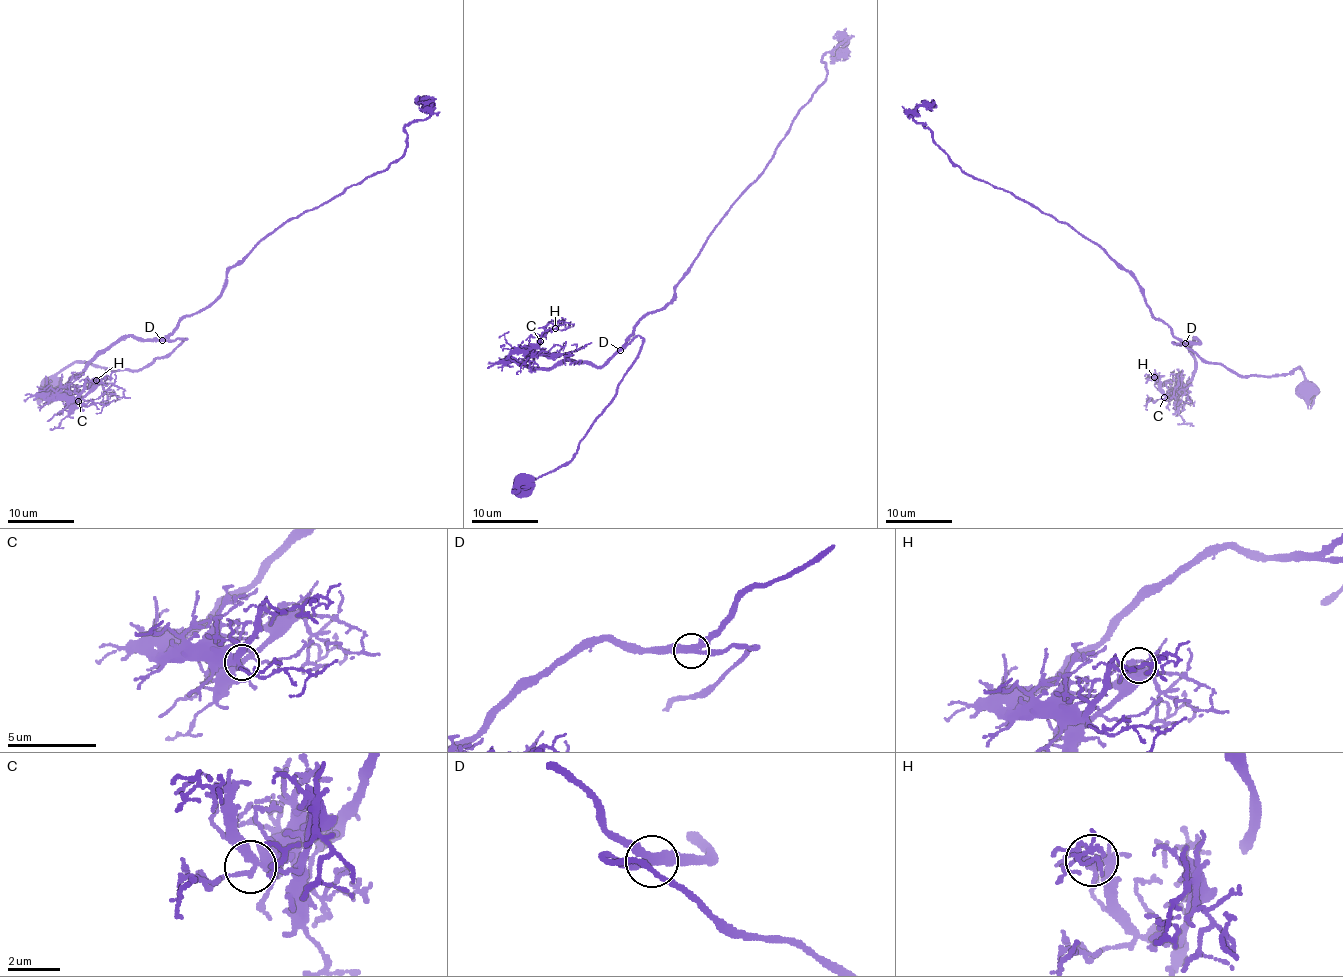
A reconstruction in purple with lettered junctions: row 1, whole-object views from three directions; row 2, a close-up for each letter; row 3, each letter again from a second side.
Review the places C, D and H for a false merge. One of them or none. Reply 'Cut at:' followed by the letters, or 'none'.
Cut at: none

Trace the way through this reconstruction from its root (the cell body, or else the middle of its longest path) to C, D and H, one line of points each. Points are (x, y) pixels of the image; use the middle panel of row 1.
C: (521, 483), (571, 460), (642, 342), (634, 336), (601, 366), (570, 360), (530, 369), (519, 362), (540, 341)
D: (521, 483), (519, 479), (533, 480), (571, 460), (579, 440), (616, 392), (642, 339), (634, 336), (619, 349)
H: (521, 483), (571, 460), (642, 342), (634, 336), (601, 366), (575, 360), (553, 368), (522, 365), (555, 328)

